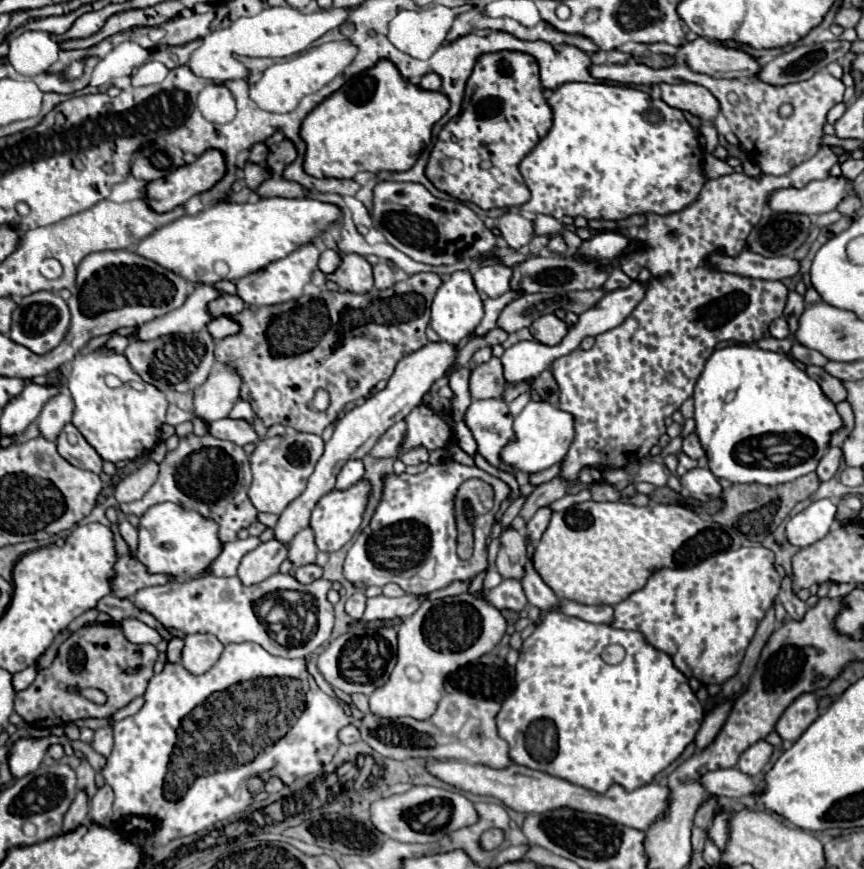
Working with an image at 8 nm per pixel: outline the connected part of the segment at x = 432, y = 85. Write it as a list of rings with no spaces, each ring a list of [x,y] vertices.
[[[426,74],[420,84],[418,84],[422,90],[432,90],[432,92],[440,92],[442,90],[442,80],[436,76],[436,74]]]

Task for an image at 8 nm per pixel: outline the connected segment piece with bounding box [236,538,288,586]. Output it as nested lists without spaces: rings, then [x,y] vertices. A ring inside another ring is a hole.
[[[272,538],[270,542],[260,544],[256,550],[248,552],[240,560],[236,576],[242,580],[244,586],[258,584],[258,582],[270,578],[272,574],[276,574],[278,566],[286,558],[288,558],[288,546],[278,542],[276,538]]]

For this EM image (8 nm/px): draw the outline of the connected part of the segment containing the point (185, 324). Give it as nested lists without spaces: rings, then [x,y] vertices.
[[[198,284],[180,308],[168,312],[166,316],[154,318],[152,322],[142,324],[138,328],[136,338],[138,340],[154,340],[164,334],[176,334],[176,332],[188,334],[188,332],[204,330],[206,324],[212,320],[210,314],[206,312],[206,304],[218,296],[222,296],[222,292],[218,292],[214,286]]]

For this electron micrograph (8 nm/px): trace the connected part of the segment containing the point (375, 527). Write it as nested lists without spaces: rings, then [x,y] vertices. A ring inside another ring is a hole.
[[[452,458],[430,464],[420,474],[386,474],[382,500],[378,502],[370,524],[358,534],[354,544],[350,546],[344,560],[344,578],[352,584],[366,586],[386,586],[396,582],[408,594],[428,594],[432,590],[446,588],[454,580],[472,580],[480,572],[488,568],[488,536],[494,524],[494,516],[500,510],[500,504],[510,498],[510,488],[500,480],[490,476],[488,472],[476,466],[464,466],[454,462]],[[468,478],[480,478],[494,488],[494,508],[486,514],[486,526],[476,526],[474,554],[470,560],[460,560],[456,556],[456,526],[454,526],[454,494],[458,486]],[[370,544],[370,550],[368,550]],[[432,552],[436,558],[436,574],[432,580],[418,578],[418,566]],[[376,556],[376,558],[374,558]]]

